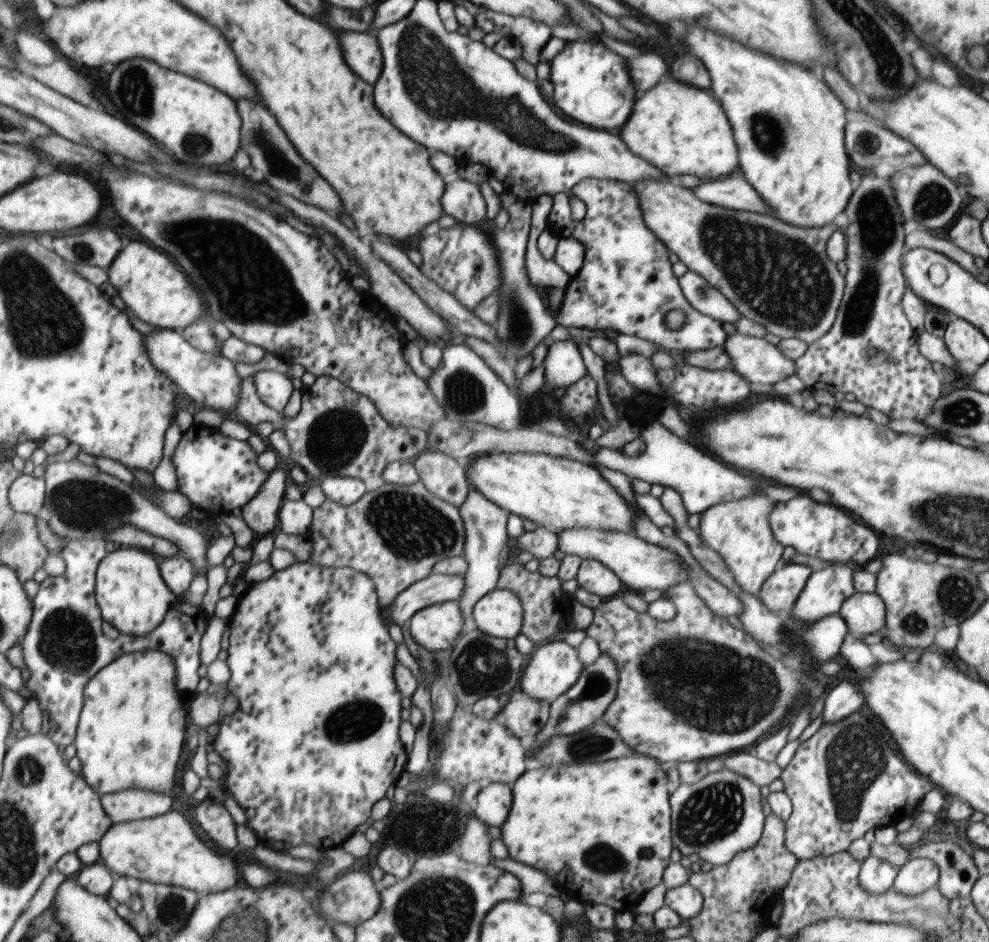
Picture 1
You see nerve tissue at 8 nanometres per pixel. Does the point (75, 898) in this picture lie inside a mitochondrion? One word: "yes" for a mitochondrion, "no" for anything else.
no

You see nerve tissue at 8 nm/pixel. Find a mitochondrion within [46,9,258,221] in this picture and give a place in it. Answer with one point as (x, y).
(135, 88)

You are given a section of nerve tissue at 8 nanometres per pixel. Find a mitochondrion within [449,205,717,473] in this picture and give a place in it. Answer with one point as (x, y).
(518, 325)

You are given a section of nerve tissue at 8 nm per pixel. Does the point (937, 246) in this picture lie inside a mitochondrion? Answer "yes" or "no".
no

